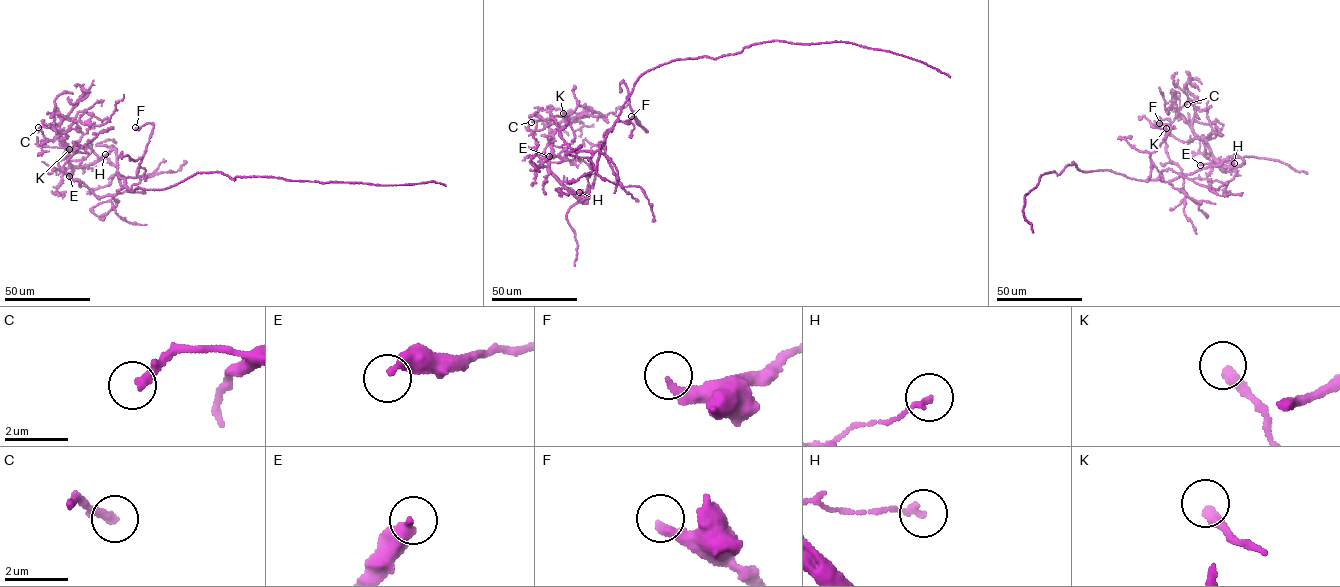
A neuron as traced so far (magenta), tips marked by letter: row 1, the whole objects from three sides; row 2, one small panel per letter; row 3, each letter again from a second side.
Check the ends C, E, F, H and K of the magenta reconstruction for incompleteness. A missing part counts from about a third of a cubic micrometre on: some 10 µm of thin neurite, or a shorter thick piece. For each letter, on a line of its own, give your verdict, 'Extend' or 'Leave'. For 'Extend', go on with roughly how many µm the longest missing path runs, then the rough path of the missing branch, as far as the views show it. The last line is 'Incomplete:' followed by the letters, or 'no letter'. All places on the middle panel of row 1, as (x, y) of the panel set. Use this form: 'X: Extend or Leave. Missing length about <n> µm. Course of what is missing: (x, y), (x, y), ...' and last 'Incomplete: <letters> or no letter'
C: Leave
E: Leave
F: Leave
H: Leave
K: Leave
Incomplete: no letter

